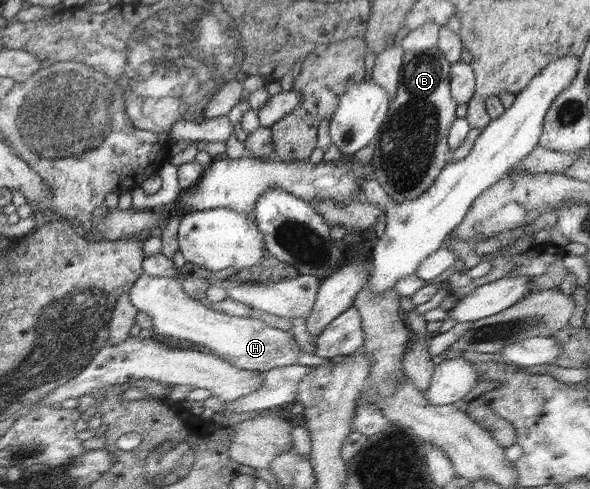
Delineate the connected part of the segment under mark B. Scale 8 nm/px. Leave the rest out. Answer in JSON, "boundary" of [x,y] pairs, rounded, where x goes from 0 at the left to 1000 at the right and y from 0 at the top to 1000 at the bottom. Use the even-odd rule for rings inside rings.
{"boundary":[[[736,94],[692,115],[680,143],[669,200],[663,204],[658,235],[639,274],[642,290],[627,329],[627,362],[642,368],[651,391],[673,413],[715,399],[749,344],[768,327],[758,280],[766,252],[776,241],[773,219],[778,211],[764,192],[763,133]]]}

